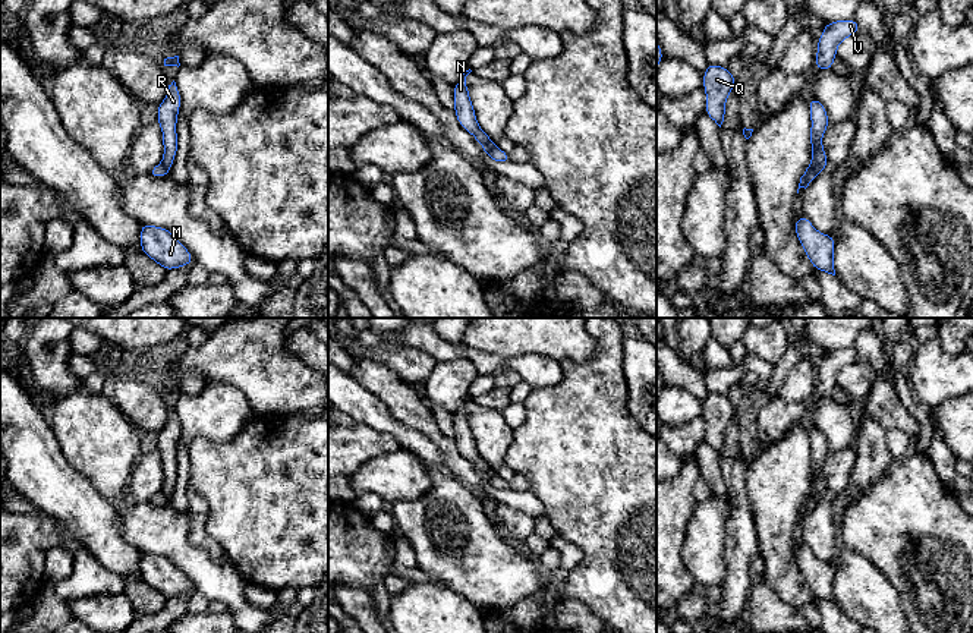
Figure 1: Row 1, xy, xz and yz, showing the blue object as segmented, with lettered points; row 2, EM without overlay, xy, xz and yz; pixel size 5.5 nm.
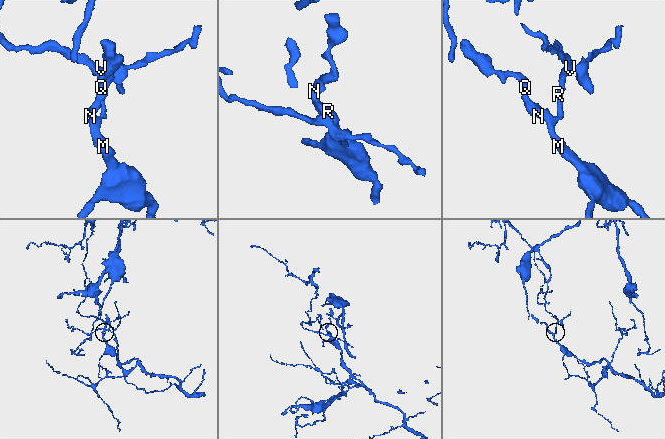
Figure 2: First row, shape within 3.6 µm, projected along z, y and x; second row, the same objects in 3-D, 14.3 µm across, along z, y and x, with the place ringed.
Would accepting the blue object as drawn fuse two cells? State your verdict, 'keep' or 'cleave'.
cleave

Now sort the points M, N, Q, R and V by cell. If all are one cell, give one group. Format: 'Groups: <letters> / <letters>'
Groups: M N Q / R V

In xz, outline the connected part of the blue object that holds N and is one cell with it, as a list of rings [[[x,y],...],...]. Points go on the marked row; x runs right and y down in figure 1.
[[[466,70],[457,85],[453,88],[453,97],[454,97],[454,113],[460,123],[460,126],[467,130],[470,135],[475,136],[475,139],[482,145],[484,152],[489,157],[494,142],[491,138],[481,129],[481,126],[476,122],[476,114],[473,110],[473,104],[469,97],[467,85],[466,85],[466,76],[472,70]]]

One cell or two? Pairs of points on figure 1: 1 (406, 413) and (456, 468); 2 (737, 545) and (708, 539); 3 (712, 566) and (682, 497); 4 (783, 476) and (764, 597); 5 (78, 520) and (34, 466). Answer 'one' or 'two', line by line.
1: one
2: two
3: two
4: two
5: one

